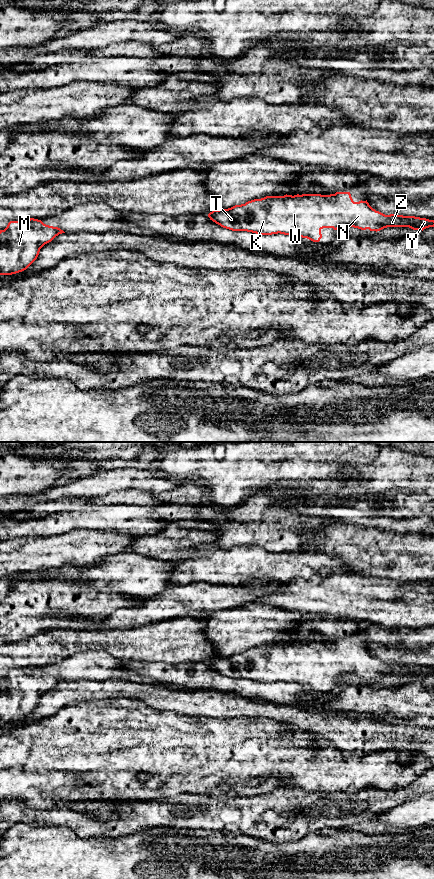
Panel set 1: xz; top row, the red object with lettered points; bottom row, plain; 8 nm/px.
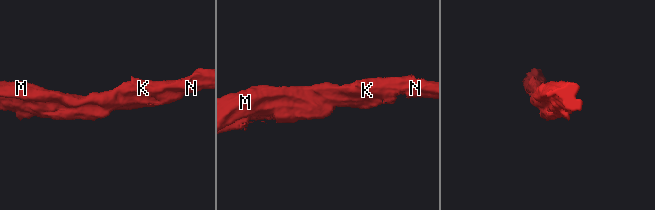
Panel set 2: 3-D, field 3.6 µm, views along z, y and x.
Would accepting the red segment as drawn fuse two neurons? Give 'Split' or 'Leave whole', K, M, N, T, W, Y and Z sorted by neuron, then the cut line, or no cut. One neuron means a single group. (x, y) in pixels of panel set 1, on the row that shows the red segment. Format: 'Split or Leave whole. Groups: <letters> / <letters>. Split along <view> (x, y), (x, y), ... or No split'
Leave whole. Groups: K M N T W Y Z. No split

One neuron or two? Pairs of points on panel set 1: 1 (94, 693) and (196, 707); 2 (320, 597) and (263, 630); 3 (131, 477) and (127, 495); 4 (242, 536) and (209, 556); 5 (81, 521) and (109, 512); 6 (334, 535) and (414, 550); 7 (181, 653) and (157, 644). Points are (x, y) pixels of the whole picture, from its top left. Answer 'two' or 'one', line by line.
1: one
2: two
3: two
4: two
5: one
6: one
7: one

